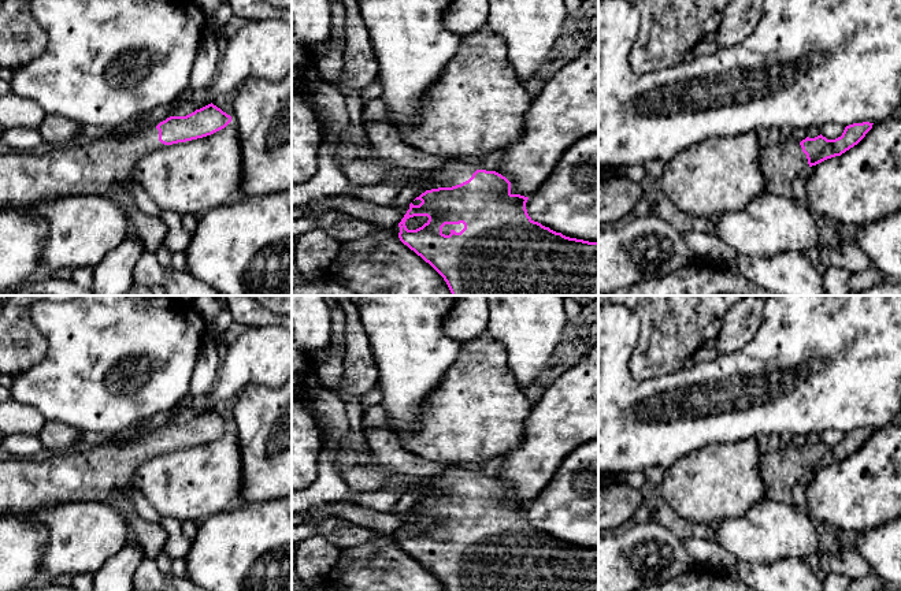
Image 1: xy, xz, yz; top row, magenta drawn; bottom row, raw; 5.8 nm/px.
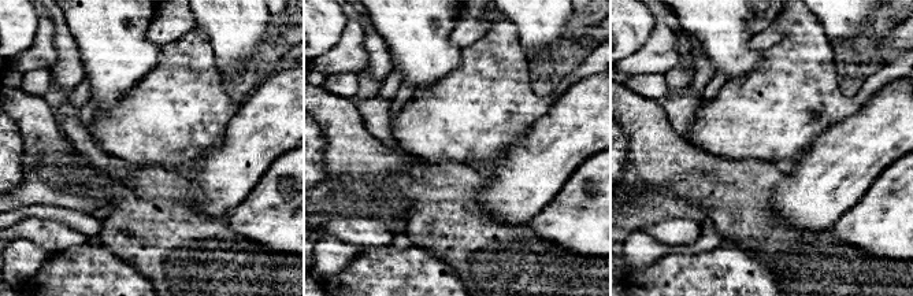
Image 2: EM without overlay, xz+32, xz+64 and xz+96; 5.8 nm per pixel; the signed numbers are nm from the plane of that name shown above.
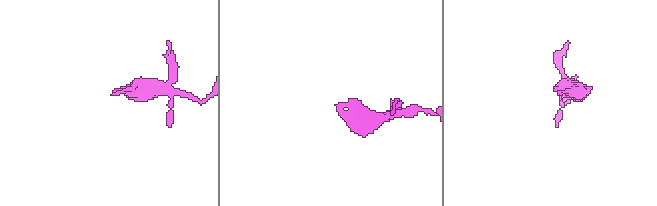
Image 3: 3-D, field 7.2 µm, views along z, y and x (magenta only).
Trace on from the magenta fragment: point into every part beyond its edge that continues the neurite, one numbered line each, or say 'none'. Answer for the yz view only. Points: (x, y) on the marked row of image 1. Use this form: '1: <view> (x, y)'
1: yz (781, 163)

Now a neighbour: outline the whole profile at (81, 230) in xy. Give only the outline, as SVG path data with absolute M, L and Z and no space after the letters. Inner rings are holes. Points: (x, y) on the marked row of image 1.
M68 196L51 201L36 202L29 211L30 218L41 218L47 223L47 234L41 245L41 265L58 270L92 268L127 237L131 222L126 212L104 196Z

